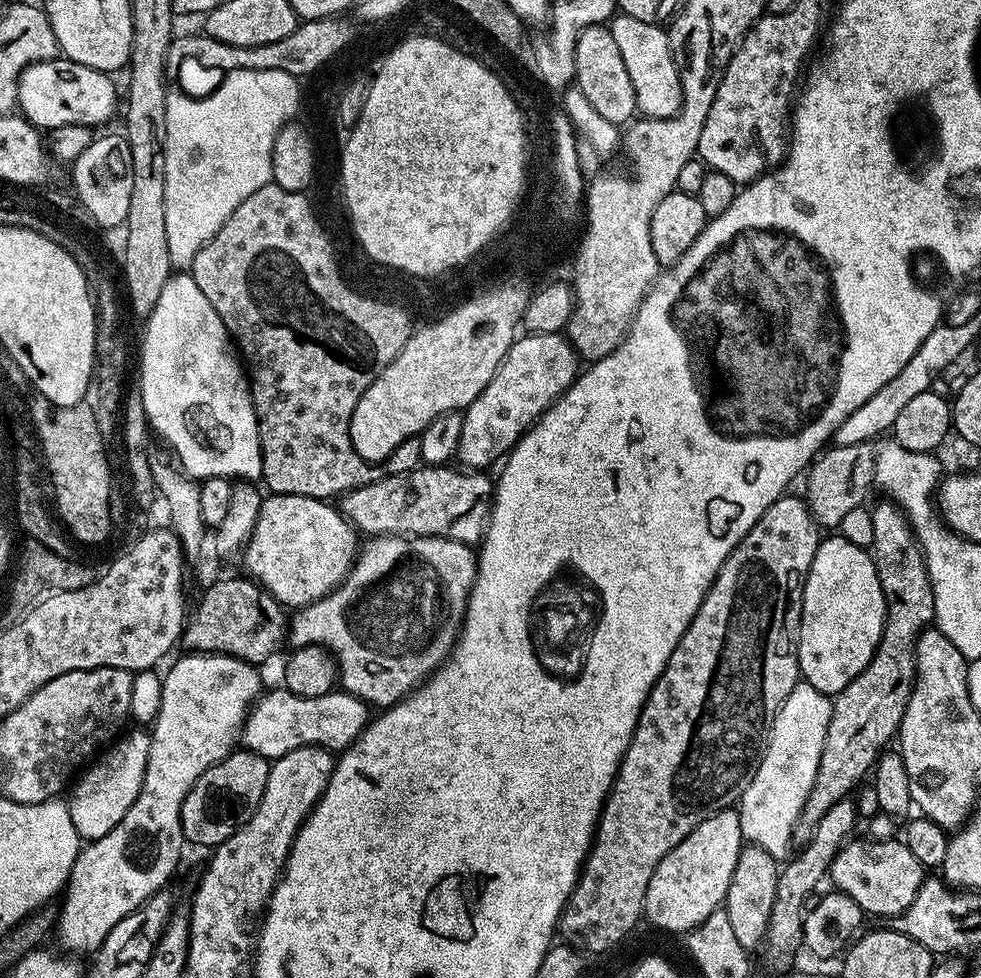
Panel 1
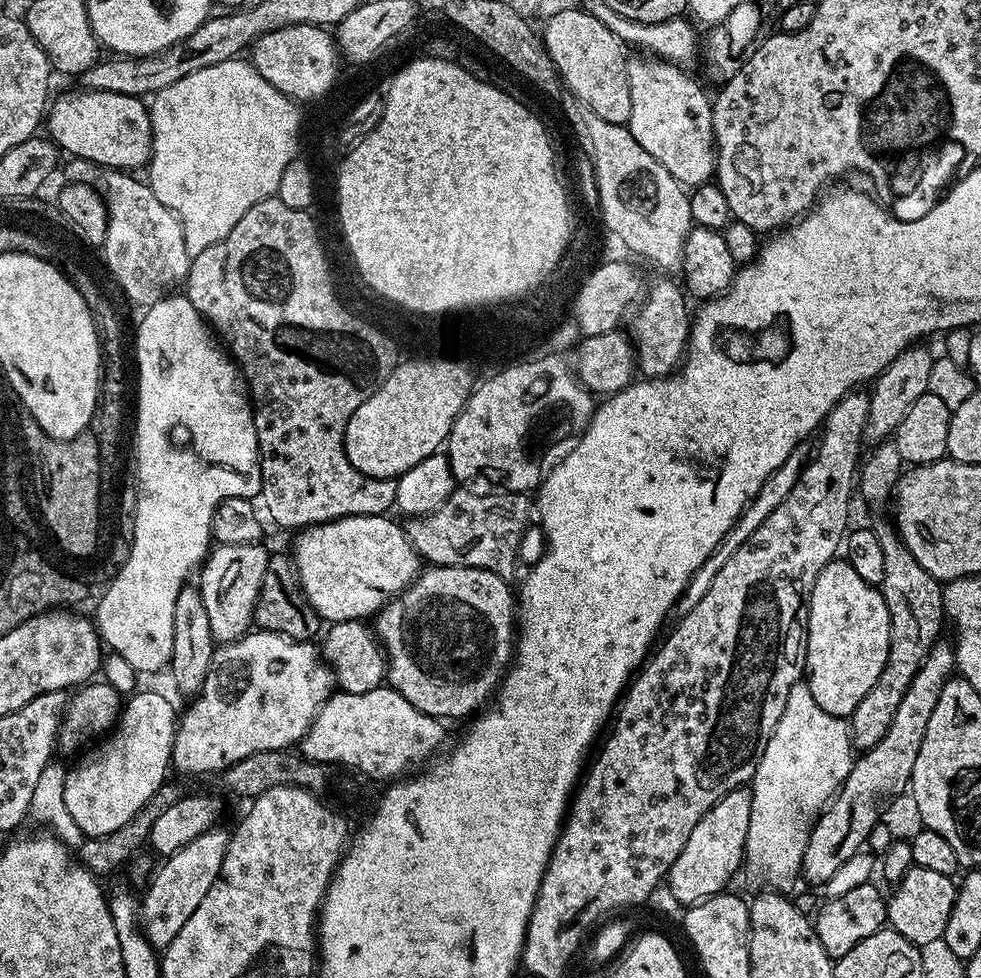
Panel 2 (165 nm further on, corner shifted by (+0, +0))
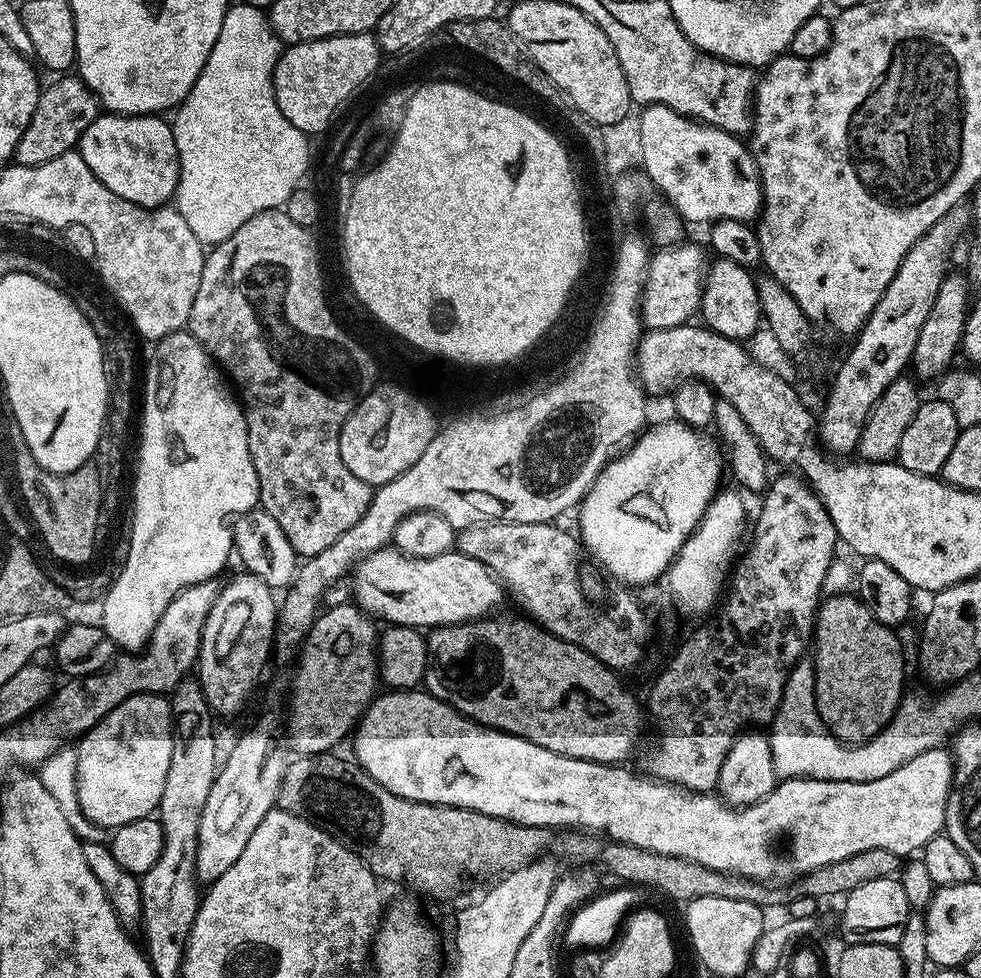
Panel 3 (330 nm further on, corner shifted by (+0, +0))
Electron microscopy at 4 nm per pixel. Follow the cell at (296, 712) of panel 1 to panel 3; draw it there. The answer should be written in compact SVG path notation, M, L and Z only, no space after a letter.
M388 690L377 695L369 704L364 715L360 717L352 740L352 752L355 763L359 764L365 772L374 778L390 794L398 794L398 798L410 798L414 802L426 802L427 804L445 804L451 808L469 808L478 814L493 816L499 820L508 820L512 824L522 824L525 828L551 828L553 830L587 830L592 834L603 834L609 841L617 844L633 844L647 852L673 856L674 858L686 859L690 862L698 862L710 870L729 872L731 876L745 876L751 880L757 880L760 884L771 884L773 886L788 886L793 882L803 881L806 874L814 870L822 870L822 866L830 866L834 862L842 862L842 858L850 858L850 854L862 854L862 850L890 850L890 854L898 854L901 858L908 858L911 852L919 853L928 845L935 836L944 832L944 819L946 818L946 806L950 794L954 790L952 773L954 771L954 757L947 747L931 748L918 758L910 758L898 770L886 774L886 778L878 778L874 782L834 782L833 780L797 780L781 779L773 792L766 794L756 804L745 804L743 806L729 806L720 799L719 795L707 792L689 792L687 788L680 788L676 784L668 784L665 780L655 779L639 771L631 772L628 766L618 764L599 764L582 758L566 758L562 754L554 754L554 750L546 750L546 746L538 746L526 738L512 736L508 732L499 732L497 728L488 728L485 724L477 724L476 721L468 719L456 708L451 708L446 702L442 702L437 696L431 696L426 690L393 691Z

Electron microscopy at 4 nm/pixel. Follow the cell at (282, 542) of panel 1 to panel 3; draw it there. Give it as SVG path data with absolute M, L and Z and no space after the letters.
M394 546L380 548L356 565L350 583L354 603L363 612L377 621L388 620L389 625L419 630L491 617L506 600L504 585L491 570L459 550L443 552L434 558L414 558Z

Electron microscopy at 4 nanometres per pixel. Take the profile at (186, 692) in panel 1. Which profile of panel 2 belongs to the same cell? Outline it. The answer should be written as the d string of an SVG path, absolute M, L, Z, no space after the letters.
M249 630L231 644L220 644L212 655L212 669L195 697L196 705L182 712L176 725L171 767L188 776L200 776L203 772L218 774L222 769L234 766L234 762L250 758L255 752L291 749L308 733L318 710L333 692L332 670L315 643L294 641L278 632Z

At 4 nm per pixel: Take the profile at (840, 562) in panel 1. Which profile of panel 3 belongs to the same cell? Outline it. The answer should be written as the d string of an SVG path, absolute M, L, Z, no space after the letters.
M829 595L818 608L814 625L816 709L828 730L845 744L863 744L878 735L905 695L904 648L896 634L876 621L855 595Z

